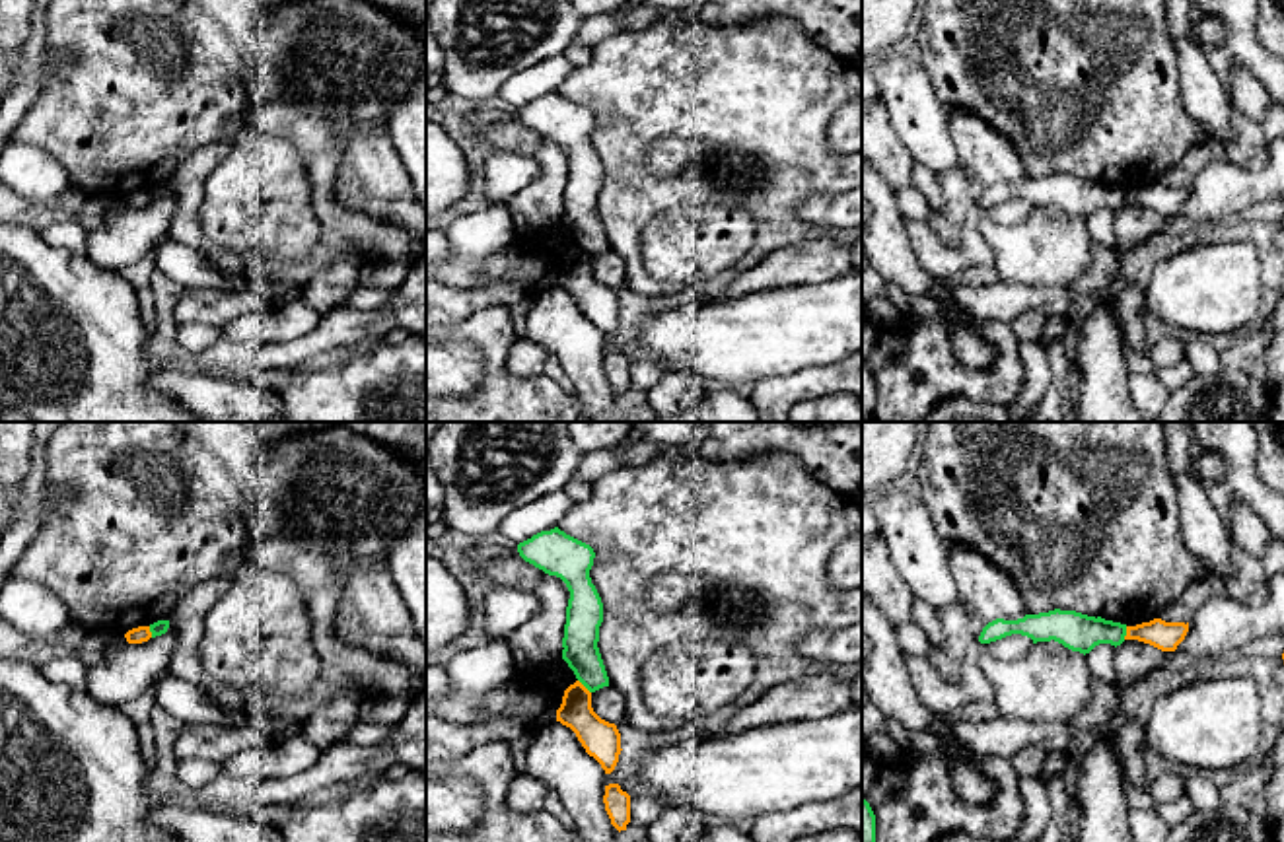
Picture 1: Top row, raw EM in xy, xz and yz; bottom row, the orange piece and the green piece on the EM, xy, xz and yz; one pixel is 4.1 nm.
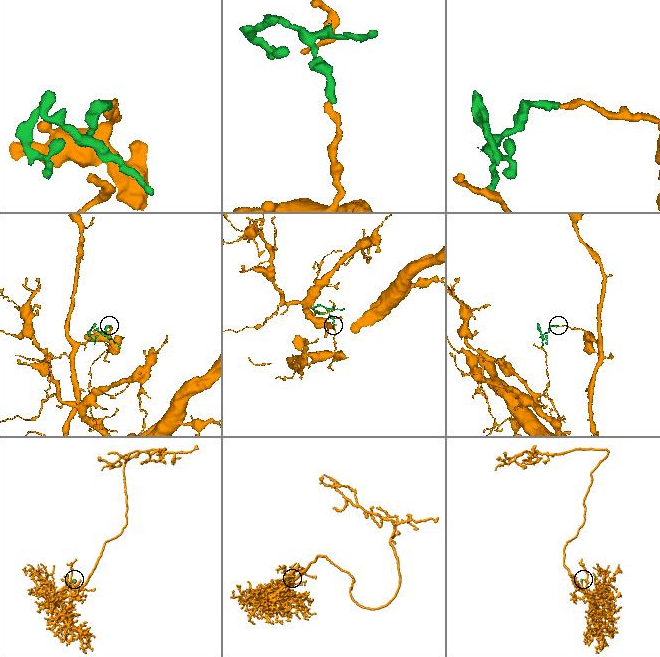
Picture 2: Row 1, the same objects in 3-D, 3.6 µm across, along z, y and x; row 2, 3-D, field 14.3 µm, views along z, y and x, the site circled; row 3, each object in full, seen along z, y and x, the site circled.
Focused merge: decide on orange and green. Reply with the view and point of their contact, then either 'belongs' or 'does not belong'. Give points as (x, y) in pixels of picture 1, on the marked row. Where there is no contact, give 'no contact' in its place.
contact xz (584, 687); does not belong

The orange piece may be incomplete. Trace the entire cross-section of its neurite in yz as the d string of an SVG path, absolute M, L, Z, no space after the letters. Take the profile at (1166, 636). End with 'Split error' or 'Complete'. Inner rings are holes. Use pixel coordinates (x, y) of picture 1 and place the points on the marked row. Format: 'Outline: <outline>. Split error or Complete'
Outline: M1154 618L1136 626L1126 626L1124 640L1138 640L1161 651L1175 651L1189 632L1189 622L1165 622Z. Complete

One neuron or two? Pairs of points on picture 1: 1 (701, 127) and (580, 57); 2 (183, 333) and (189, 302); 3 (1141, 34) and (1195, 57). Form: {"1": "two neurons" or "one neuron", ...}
{"1": "two neurons", "2": "two neurons", "3": "one neuron"}

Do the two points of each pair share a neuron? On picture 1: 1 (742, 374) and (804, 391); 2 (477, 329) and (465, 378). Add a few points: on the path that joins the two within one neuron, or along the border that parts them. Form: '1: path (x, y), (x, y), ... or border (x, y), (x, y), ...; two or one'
1: border (804, 368), (792, 374), (759, 378), (744, 389); two
2: border (446, 341), (477, 349), (481, 385), (473, 393); two

